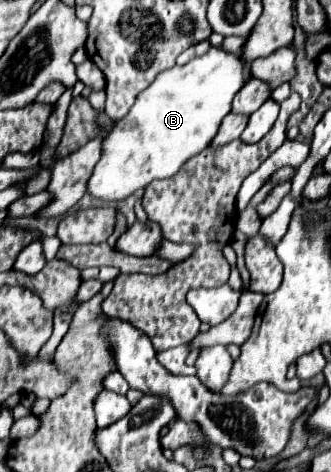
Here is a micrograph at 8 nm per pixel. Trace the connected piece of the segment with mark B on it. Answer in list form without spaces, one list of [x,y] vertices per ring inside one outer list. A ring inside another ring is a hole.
[[[211,47],[203,57],[197,57],[183,67],[175,65],[159,73],[157,79],[137,95],[131,111],[121,121],[115,121],[105,141],[101,141],[101,159],[97,161],[89,177],[87,193],[105,203],[115,203],[127,199],[139,189],[145,189],[155,179],[175,175],[183,167],[183,163],[187,163],[193,155],[209,147],[221,125],[221,119],[231,111],[233,95],[241,89],[245,79],[247,75],[241,57],[235,53],[227,53],[221,47]]]

